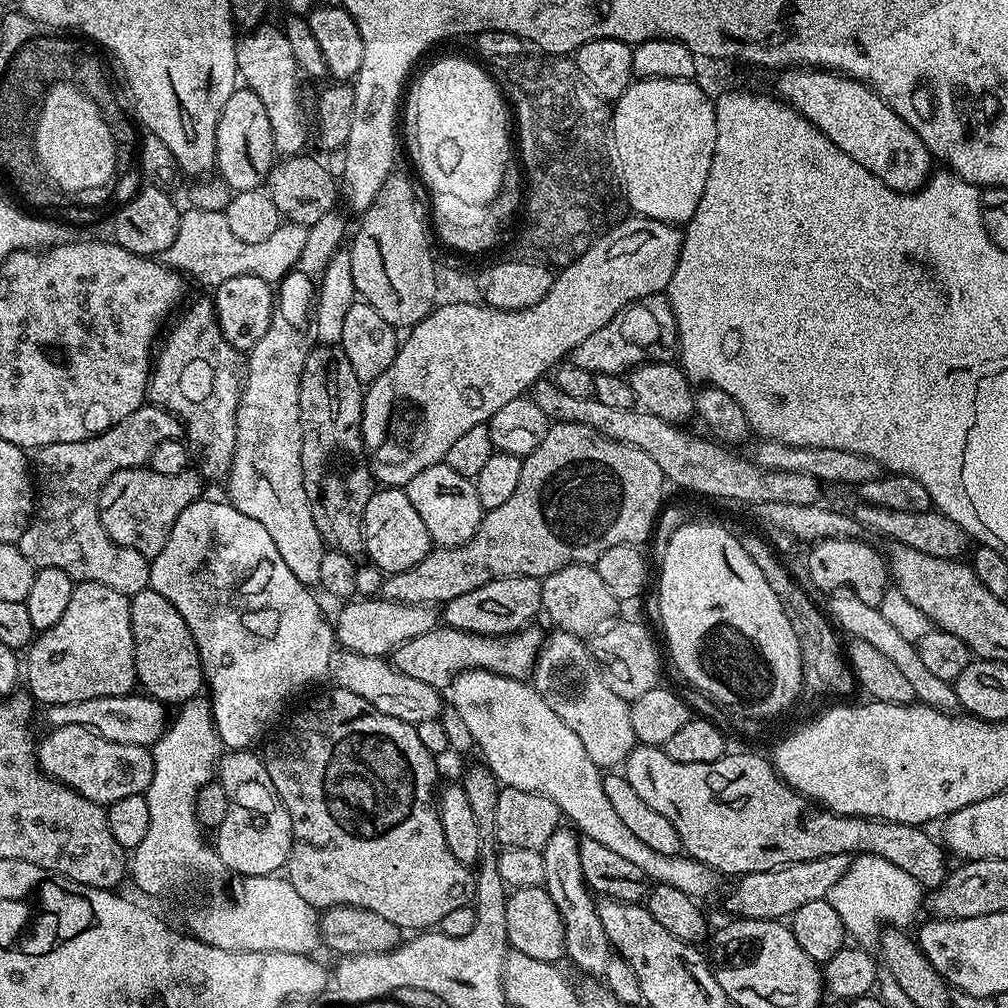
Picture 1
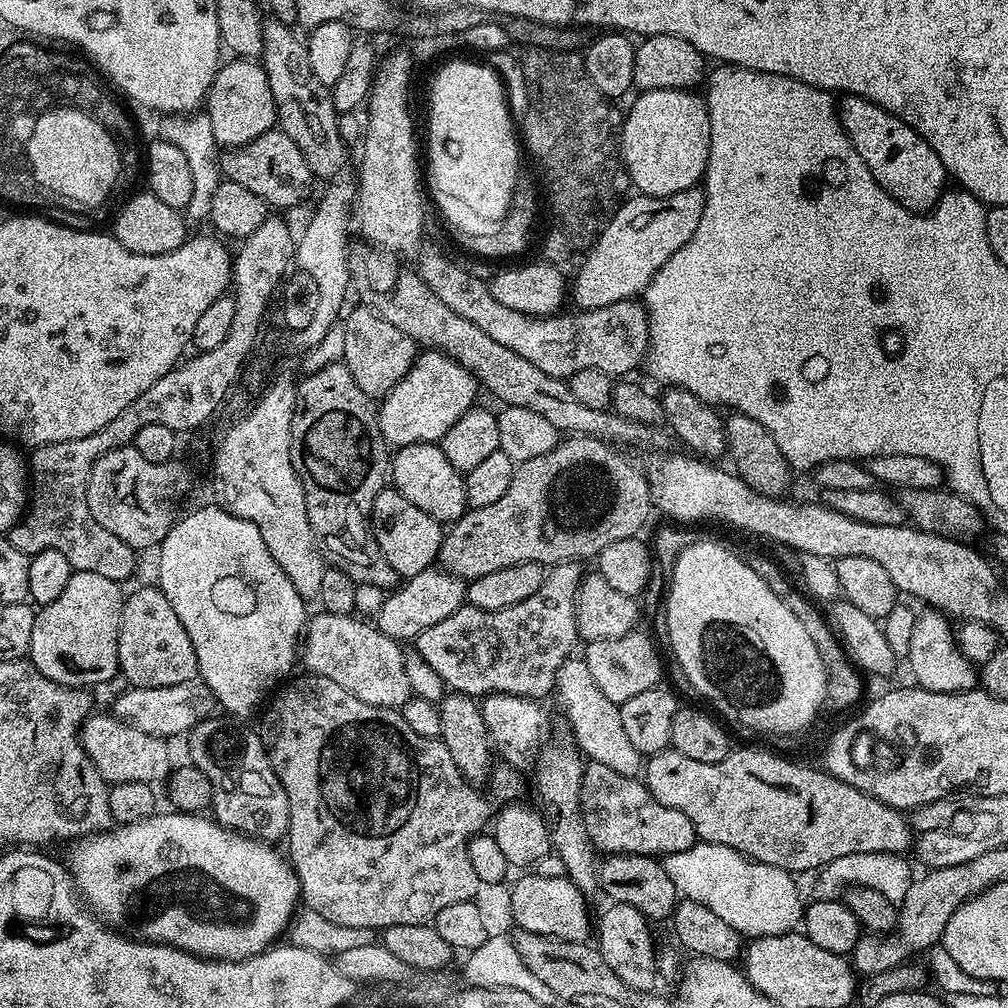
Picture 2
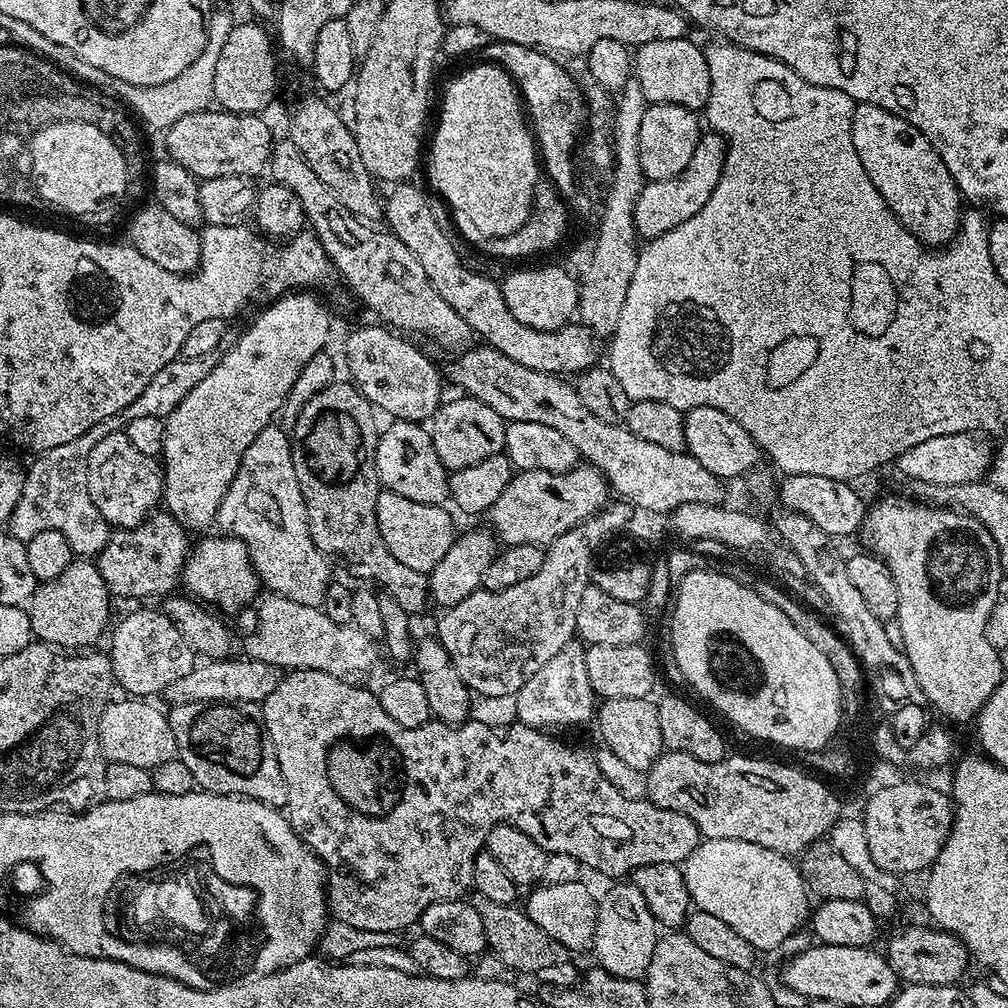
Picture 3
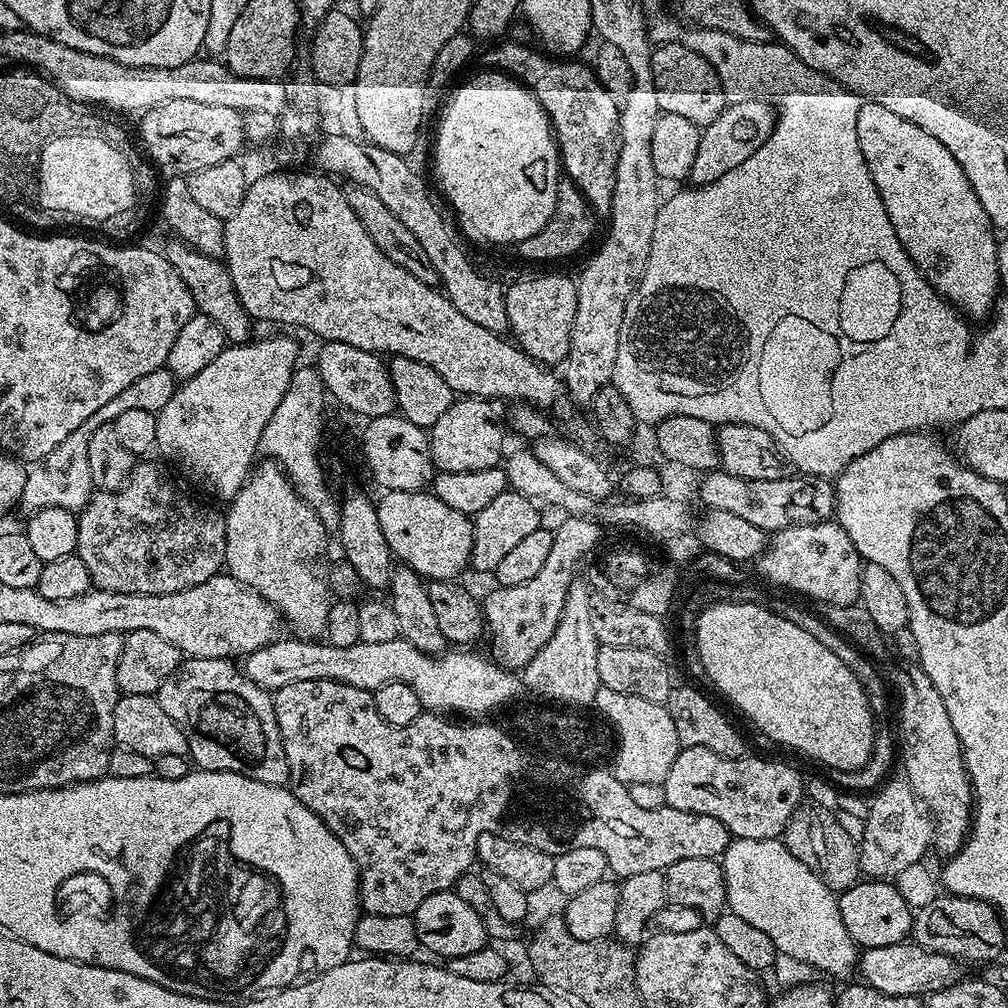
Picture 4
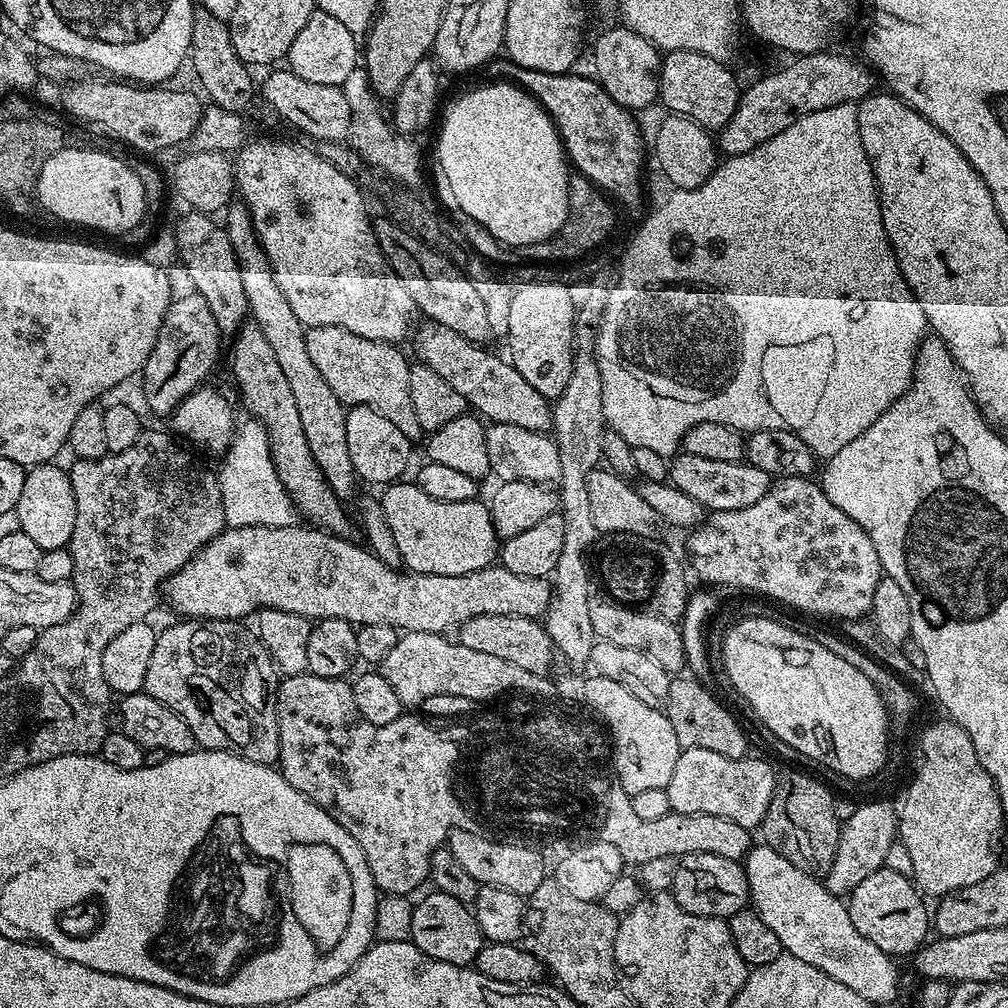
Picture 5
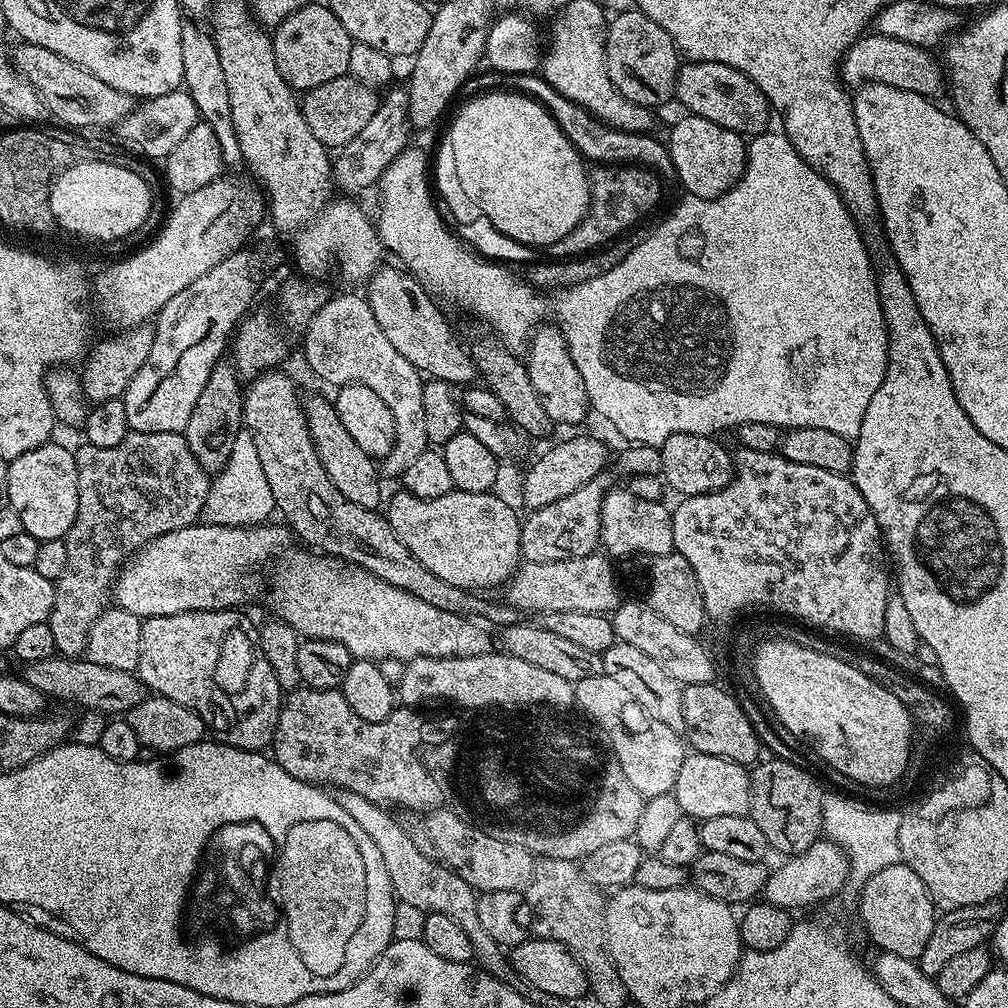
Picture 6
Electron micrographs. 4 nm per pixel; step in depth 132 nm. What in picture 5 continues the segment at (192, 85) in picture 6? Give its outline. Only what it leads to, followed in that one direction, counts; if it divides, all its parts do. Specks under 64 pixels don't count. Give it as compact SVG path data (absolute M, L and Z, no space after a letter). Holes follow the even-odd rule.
M236 198L223 213L222 227L228 232L230 245L240 263L243 289L246 290L246 302L251 319L266 334L266 342L274 350L274 358L282 375L287 379L290 391L294 394L294 403L298 406L298 418L302 418L302 434L306 434L306 442L310 446L310 454L314 454L314 462L322 470L324 481L334 490L334 494L345 502L356 492L358 477L354 470L354 462L350 459L349 443L346 442L346 406L330 390L326 378L306 351L306 329L298 322L298 314L286 302L286 294L278 290L278 282L274 270L256 237L256 231L250 218L250 210L243 200Z

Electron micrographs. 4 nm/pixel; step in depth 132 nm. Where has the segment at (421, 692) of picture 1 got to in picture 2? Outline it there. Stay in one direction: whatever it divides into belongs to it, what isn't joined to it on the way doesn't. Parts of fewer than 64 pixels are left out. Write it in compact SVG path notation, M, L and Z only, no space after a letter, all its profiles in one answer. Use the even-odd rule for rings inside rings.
M321 611L320 616L313 615L309 619L302 637L302 664L307 671L314 676L330 678L342 686L342 690L350 690L354 698L362 698L370 706L379 708L403 709L405 702L412 699L410 681L406 678L406 664L404 662L405 651L397 641L391 640L386 634L382 634L375 623L355 615L343 616L342 614L330 614Z

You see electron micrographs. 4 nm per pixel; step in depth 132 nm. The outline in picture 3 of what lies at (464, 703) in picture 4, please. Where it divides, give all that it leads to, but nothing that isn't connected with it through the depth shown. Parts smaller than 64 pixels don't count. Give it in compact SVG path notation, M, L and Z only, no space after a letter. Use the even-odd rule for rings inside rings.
M243 658L244 660L208 660L190 670L186 678L178 678L168 687L167 699L172 699L173 705L198 704L207 706L217 702L235 702L237 704L254 704L262 702L280 685L282 679L281 669L275 668L261 660Z

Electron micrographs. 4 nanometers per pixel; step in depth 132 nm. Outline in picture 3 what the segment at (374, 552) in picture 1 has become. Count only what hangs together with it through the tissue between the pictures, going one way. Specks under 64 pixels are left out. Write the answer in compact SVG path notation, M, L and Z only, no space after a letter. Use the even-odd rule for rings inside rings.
M381 491L376 503L376 517L382 542L386 542L390 554L394 554L402 566L410 566L410 570L425 574L431 573L432 568L442 562L458 535L458 528L452 525L452 516L446 509L439 504L414 502L390 491Z

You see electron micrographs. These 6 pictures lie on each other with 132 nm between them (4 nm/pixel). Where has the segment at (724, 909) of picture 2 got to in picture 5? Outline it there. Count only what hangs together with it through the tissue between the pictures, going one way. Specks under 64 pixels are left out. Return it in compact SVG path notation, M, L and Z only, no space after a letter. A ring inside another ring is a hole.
M757 843L744 857L744 873L748 879L751 907L760 915L762 922L778 934L781 949L802 962L810 962L822 974L842 982L854 994L866 998L874 1006L888 1004L896 996L900 984L897 961L887 956L870 938L862 938L850 922L847 903L841 897L830 894L827 883L815 876L808 876L794 862L782 858L778 850L767 844Z

